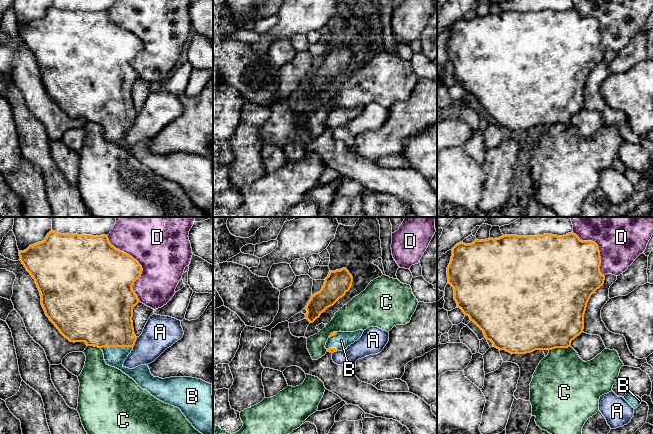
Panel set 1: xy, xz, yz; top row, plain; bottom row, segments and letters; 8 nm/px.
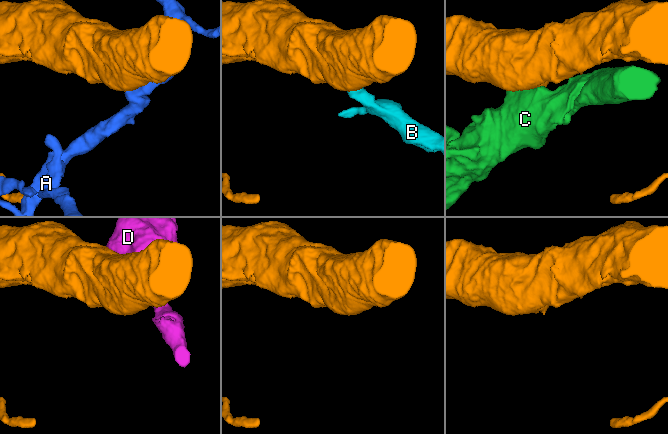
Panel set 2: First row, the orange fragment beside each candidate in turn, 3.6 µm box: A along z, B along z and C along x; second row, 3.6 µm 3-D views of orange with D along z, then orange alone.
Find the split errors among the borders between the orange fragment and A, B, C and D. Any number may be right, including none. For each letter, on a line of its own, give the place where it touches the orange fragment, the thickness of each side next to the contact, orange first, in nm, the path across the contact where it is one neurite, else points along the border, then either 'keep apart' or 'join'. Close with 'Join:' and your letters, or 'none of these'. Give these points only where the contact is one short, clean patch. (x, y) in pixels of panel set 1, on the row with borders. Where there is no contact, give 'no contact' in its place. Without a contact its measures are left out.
A: meets orange in xy at (135, 341); 360 nm thick on the orange side, 280 nm on the other; border along xy (137, 337), (132, 347); keep apart
B: meets orange in xy at (116, 346); 460 nm thick on the orange side, 160 nm on the other; runs through xy (103, 318), (116, 337), (116, 346), (114, 356); join
C: meets orange in yz at (559, 347); 500 nm thick on the orange side, 440 nm on the other; keep apart
D: meets orange in xy at (139, 264); 400 nm thick on the orange side, 480 nm on the other; keep apart
Join: B

